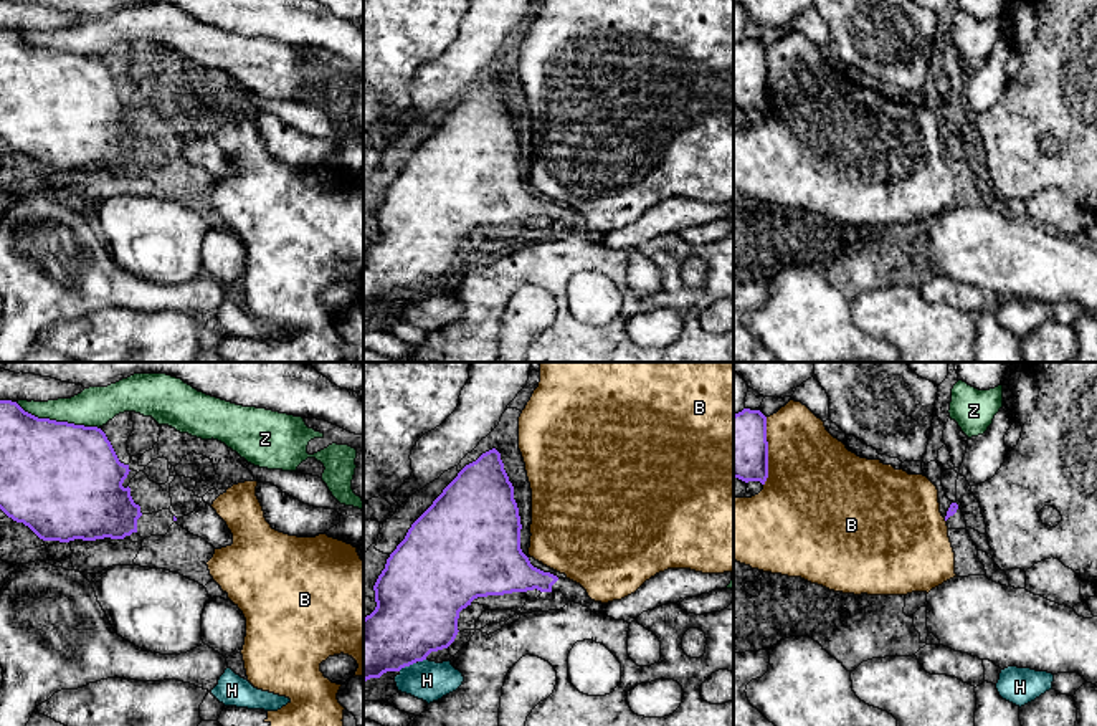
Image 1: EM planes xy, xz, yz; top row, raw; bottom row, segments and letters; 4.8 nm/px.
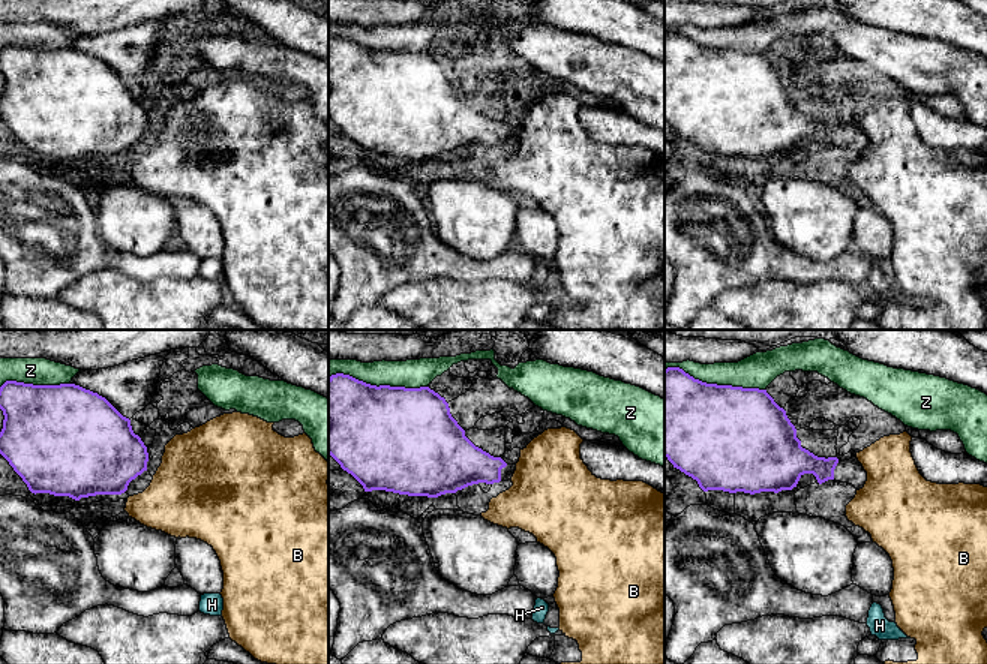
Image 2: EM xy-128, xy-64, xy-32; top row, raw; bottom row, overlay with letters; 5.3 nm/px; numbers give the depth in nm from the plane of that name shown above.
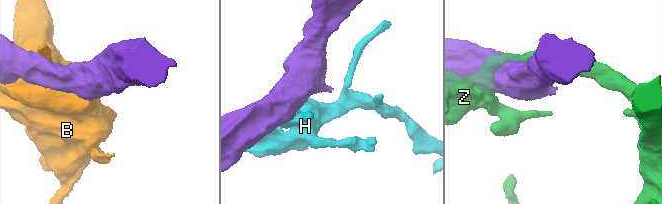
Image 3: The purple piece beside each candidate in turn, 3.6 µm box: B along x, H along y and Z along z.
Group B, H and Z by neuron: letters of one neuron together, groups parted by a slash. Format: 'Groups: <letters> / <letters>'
Groups: B / H / Z

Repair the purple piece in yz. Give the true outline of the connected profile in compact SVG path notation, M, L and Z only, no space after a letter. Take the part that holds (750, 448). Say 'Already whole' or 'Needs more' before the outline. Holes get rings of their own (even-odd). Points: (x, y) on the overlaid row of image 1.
Already whole. M760 410L734 415L734 478L762 485L768 478L767 417Z

